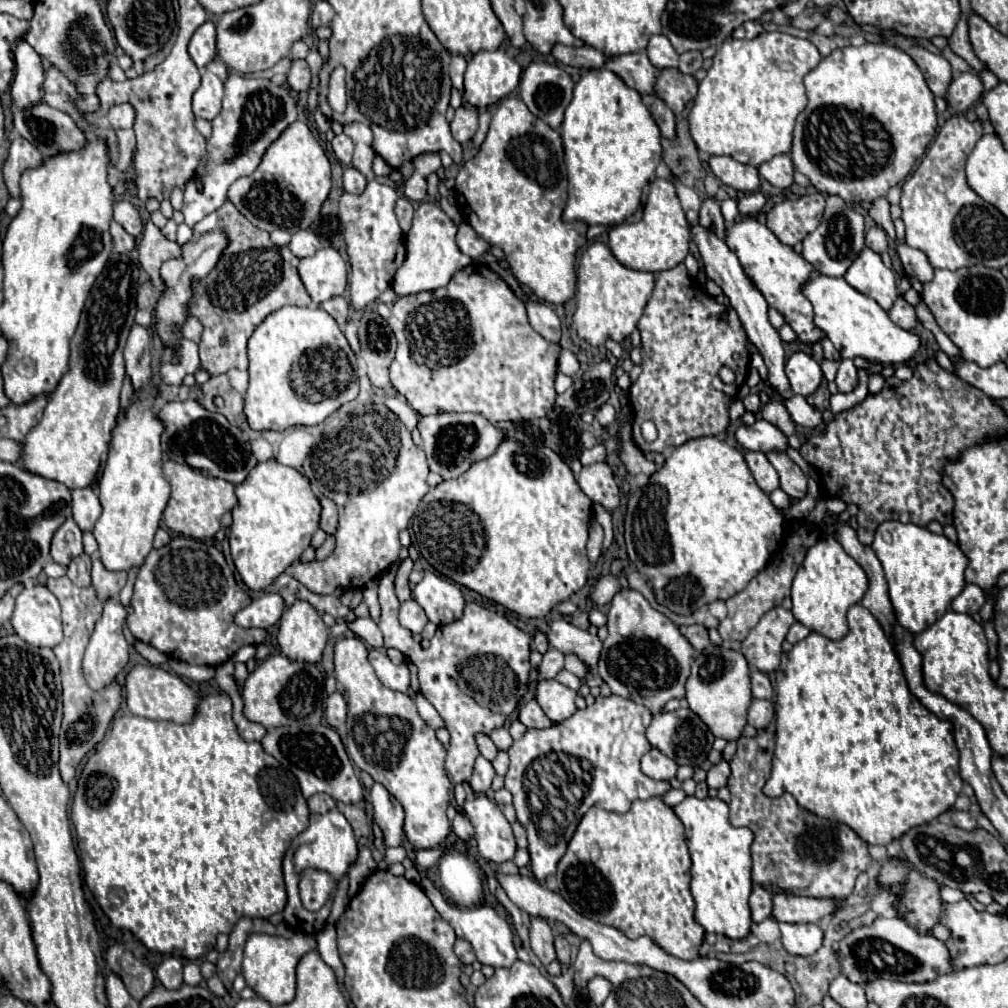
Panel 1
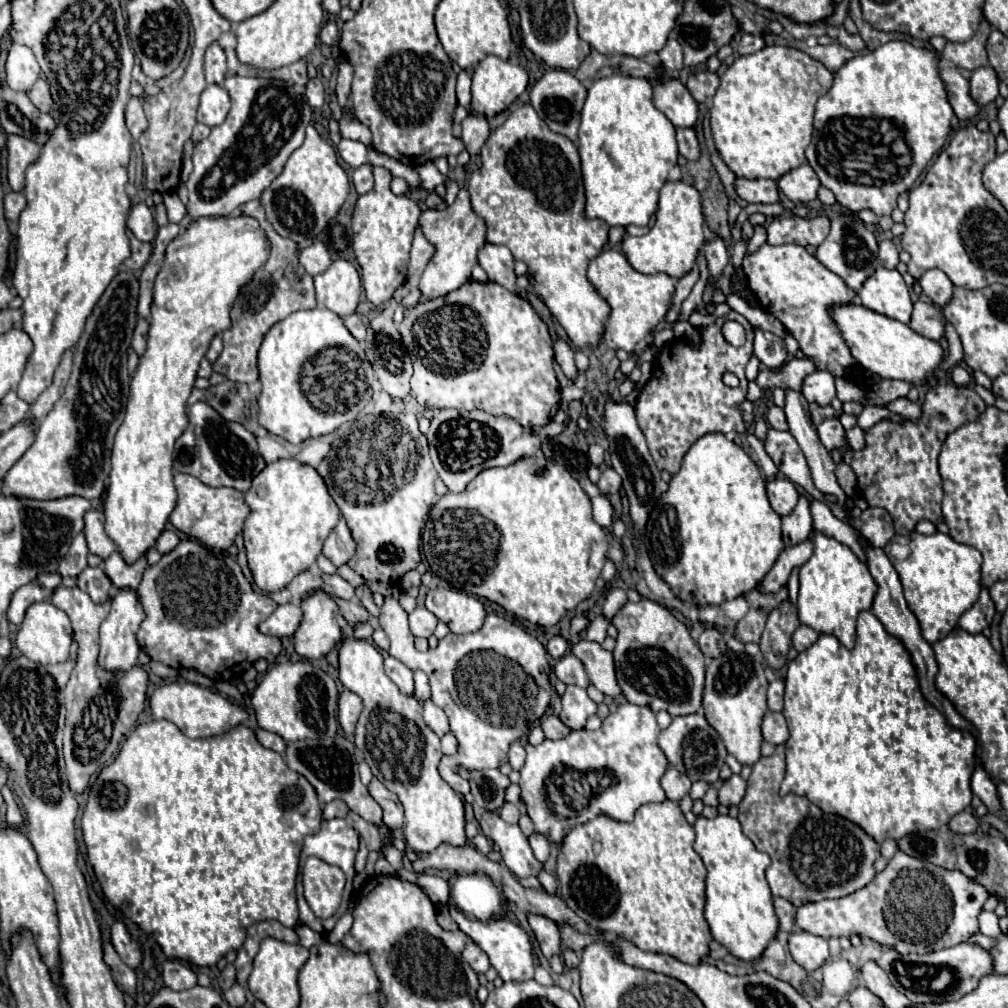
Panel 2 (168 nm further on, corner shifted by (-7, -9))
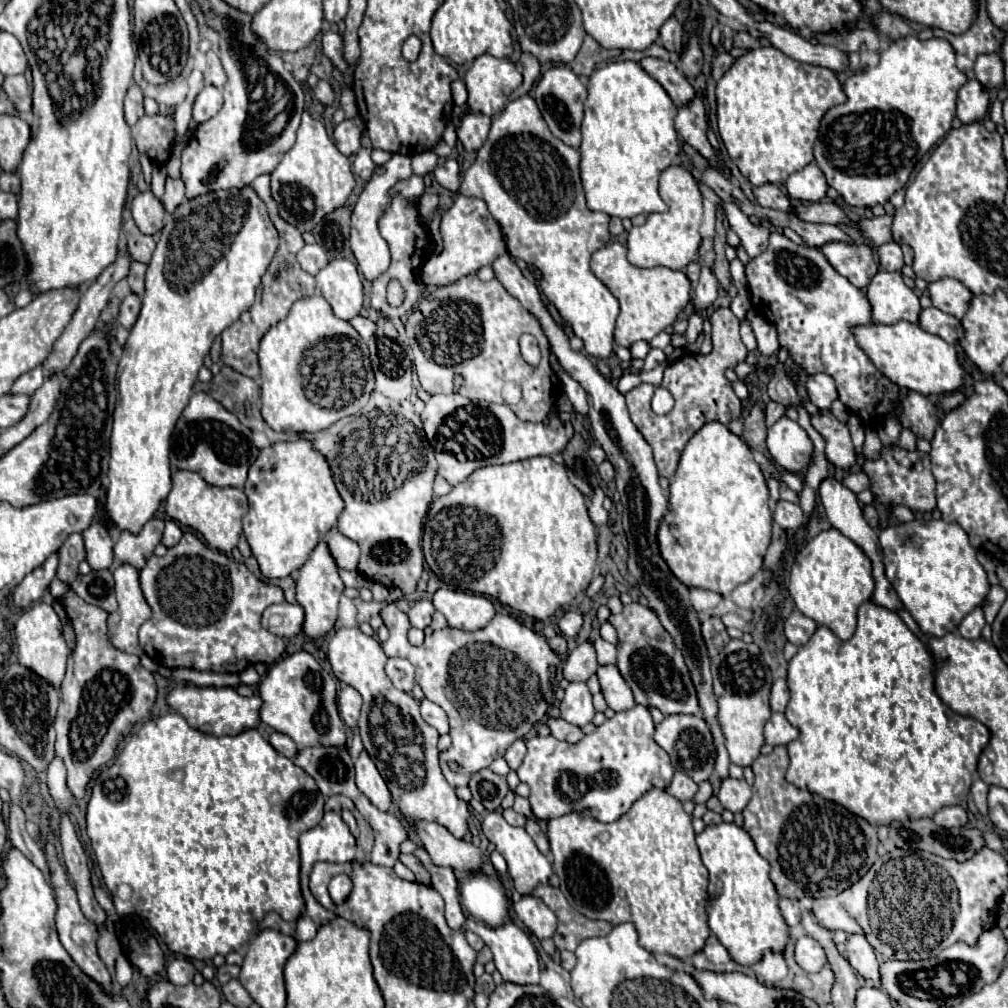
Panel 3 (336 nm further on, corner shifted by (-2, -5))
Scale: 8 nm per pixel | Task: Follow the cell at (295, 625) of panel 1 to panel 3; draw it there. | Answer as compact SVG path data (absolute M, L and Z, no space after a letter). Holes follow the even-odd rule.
M321 540L317 544L317 548L311 552L309 560L299 568L299 574L297 574L297 602L305 608L303 632L309 638L317 640L333 630L333 624L337 620L337 604L343 594L343 588L345 586L339 578L339 568L329 552L329 546L327 546L327 542Z

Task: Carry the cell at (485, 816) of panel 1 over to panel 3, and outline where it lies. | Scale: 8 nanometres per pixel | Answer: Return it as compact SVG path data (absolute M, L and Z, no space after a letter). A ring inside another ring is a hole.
M499 810L495 812L489 812L481 824L483 828L483 834L487 836L489 842L495 844L497 852L507 860L507 866L509 866L509 874L515 882L515 890L519 894L531 894L539 884L547 884L551 874L553 874L553 866L551 862L539 852L539 848L535 846L535 842L531 840L531 836L525 832L525 828L517 828L517 826L511 826Z

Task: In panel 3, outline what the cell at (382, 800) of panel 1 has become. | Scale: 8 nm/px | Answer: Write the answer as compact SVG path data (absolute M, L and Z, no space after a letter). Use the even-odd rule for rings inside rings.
M363 750L355 762L355 772L357 772L357 788L379 808L387 810L391 806L391 794L381 778L375 762L369 758L369 754Z

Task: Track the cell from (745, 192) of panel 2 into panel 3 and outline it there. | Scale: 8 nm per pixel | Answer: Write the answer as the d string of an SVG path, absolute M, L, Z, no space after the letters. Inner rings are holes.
M763 184L763 186L753 188L753 192L755 192L755 198L761 206L781 210L781 212L793 212L791 200L787 198L787 194L777 184Z

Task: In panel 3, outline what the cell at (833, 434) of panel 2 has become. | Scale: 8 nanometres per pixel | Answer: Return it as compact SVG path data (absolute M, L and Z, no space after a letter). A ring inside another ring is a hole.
M821 410L817 416L811 416L811 426L825 438L827 460L843 470L849 470L855 464L857 454L847 426L841 424L829 410Z

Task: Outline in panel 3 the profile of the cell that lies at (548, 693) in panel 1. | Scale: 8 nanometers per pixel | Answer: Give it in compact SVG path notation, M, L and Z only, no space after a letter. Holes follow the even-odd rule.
M571 682L565 690L565 698L561 702L561 718L583 728L595 716L595 708L591 702L591 694L585 682Z

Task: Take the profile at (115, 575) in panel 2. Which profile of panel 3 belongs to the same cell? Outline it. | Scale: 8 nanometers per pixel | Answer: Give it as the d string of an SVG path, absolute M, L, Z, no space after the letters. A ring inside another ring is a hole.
M151 518L139 534L123 530L119 542L115 544L115 564L131 564L135 568L143 568L149 554L153 554L155 546L161 542L165 528L165 520Z

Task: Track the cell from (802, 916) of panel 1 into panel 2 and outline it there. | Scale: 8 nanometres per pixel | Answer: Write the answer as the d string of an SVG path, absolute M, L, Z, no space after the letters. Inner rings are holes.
M896 852L886 870L862 890L838 898L804 904L796 910L796 926L822 936L868 936L898 952L932 952L964 942L978 932L978 914L988 894L962 872L944 872L904 852Z

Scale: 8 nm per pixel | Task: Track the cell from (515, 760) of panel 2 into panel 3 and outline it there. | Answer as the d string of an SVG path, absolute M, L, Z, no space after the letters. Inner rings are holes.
M517 740L517 742L513 742L513 744L507 748L507 752L505 752L503 758L507 760L507 764L509 764L511 770L517 770L519 764L523 762L523 758L525 758L525 752L527 752L525 740Z

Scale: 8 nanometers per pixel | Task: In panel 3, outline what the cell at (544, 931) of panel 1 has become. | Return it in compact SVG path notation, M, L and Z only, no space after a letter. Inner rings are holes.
M523 896L519 902L513 904L515 914L519 920L539 938L551 938L557 928L557 916L555 912L537 896Z

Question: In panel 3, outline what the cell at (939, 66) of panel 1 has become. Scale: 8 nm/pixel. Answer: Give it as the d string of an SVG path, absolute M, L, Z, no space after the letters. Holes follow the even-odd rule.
M969 80L959 90L957 118L963 124L973 124L973 122L983 120L987 110L989 110L989 94L987 94L987 90L977 80Z

